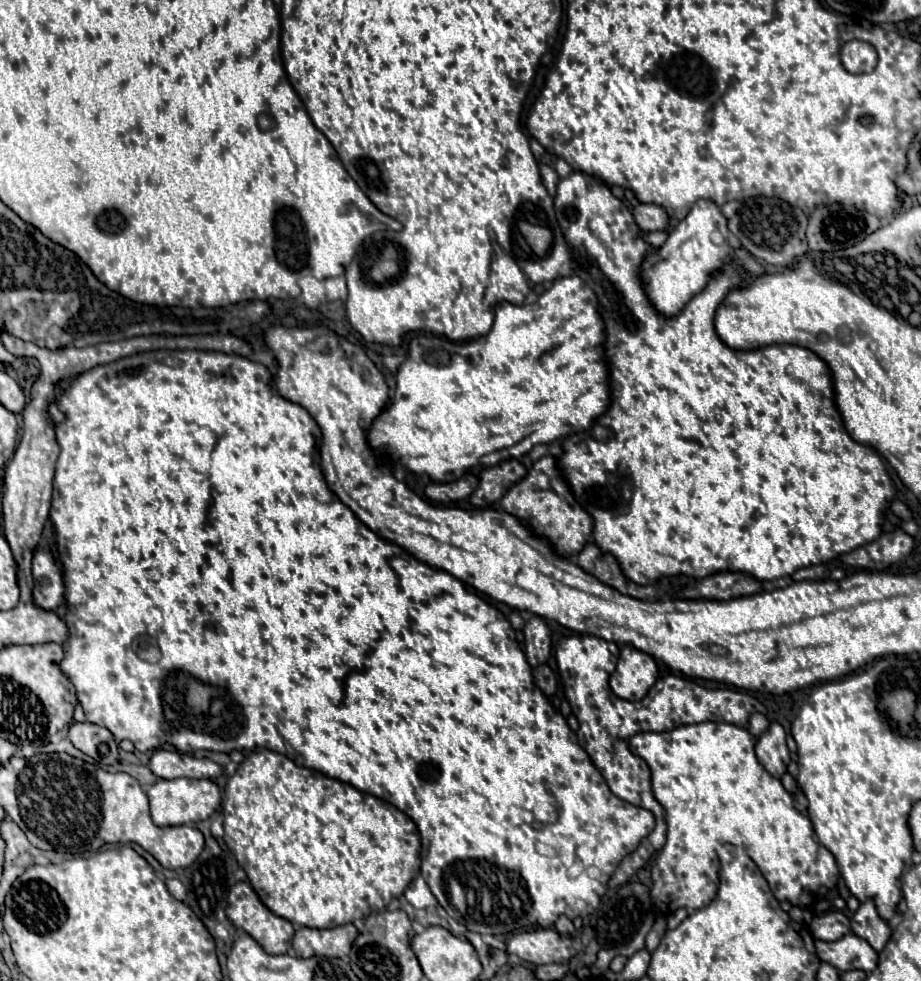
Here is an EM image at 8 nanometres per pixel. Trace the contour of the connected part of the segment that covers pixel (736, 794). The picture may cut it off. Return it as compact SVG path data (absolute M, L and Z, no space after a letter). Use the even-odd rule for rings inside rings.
M700 722L674 728L670 732L642 732L630 738L630 752L642 756L652 770L652 790L656 800L666 810L666 846L656 856L652 866L652 902L664 914L678 908L698 910L712 902L719 883L719 860L712 845L715 842L744 846L748 856L756 862L760 872L770 884L772 894L778 900L788 900L792 906L812 906L820 894L828 894L840 880L838 864L830 850L826 850L814 836L812 822L806 806L800 806L782 786L778 778L772 778L754 754L756 738L732 724ZM716 802L724 802L724 806Z

